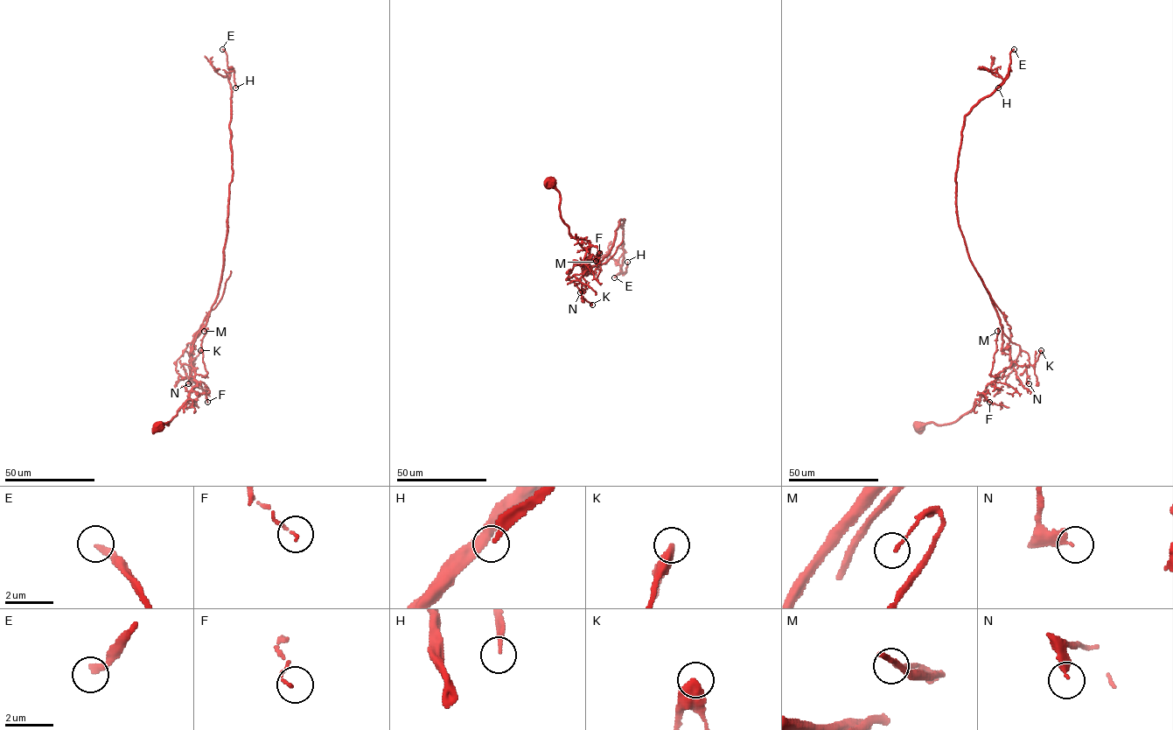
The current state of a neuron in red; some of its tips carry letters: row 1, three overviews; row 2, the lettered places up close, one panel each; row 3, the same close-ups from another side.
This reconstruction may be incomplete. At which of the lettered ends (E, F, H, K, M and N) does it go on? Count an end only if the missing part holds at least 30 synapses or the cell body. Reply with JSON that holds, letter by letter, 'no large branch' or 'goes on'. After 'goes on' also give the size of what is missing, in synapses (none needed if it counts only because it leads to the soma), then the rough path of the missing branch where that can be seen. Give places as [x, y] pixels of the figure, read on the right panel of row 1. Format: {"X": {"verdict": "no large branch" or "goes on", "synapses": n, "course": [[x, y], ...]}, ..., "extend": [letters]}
{"E": {"verdict": "goes on", "synapses": 110, "course": [[1014, 49], [1039, 27], [1067, 24], [1077, 17], [1085, 17], [1088, 11], [1081, 7], [1076, 9]]}, "F": {"verdict": "no large branch"}, "H": {"verdict": "goes on", "synapses": 250, "course": [[998, 87], [967, 130], [949, 198], [965, 248], [1008, 306], [1013, 342], [1026, 360], [1028, 343], [1020, 337]]}, "K": {"verdict": "no large branch"}, "M": {"verdict": "no large branch"}, "N": {"verdict": "no large branch"}, "extend": ["E", "H"]}

